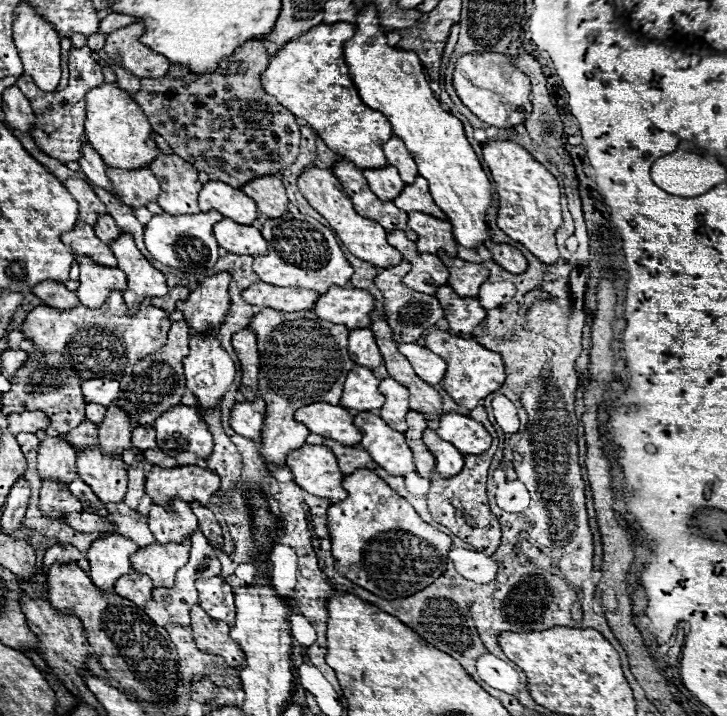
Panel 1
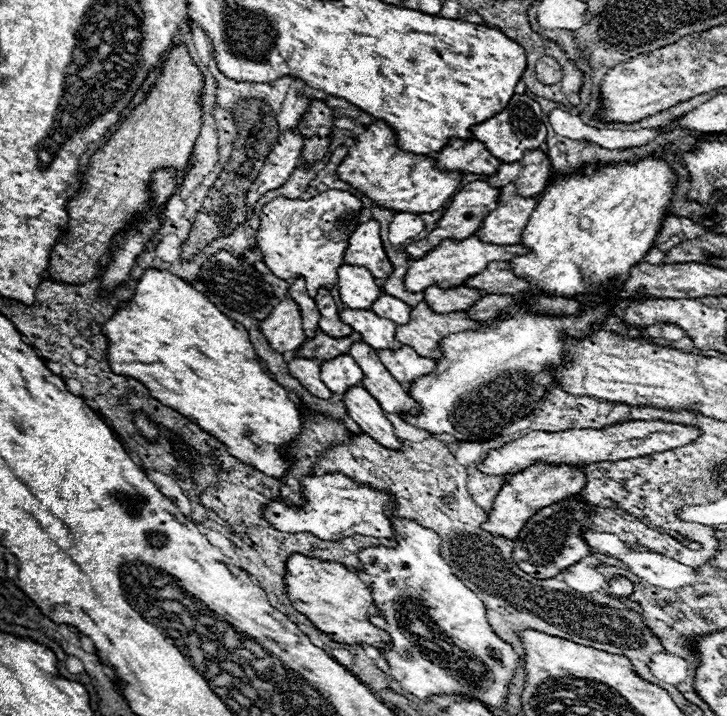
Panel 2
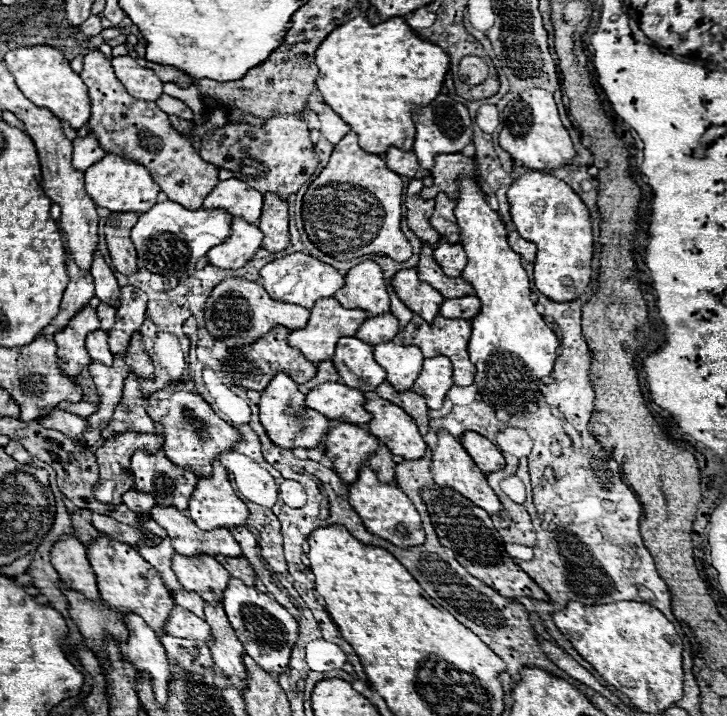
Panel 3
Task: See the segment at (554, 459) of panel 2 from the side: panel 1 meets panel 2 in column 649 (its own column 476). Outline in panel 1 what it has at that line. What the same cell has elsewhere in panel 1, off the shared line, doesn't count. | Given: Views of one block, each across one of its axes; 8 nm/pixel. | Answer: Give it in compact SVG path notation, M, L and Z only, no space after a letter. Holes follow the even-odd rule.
M458 412L442 414L436 432L446 442L452 442L462 454L482 454L492 442L492 436L480 422Z

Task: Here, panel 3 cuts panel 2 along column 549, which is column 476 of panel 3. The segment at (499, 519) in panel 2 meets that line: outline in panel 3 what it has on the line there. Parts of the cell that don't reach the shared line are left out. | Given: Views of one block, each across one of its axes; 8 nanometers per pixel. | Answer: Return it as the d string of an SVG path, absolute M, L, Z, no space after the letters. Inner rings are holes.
M446 430L438 432L438 446L434 448L434 456L432 456L432 464L430 464L430 472L434 476L434 482L438 486L448 486L452 490L456 490L458 494L464 494L464 498L468 498L470 502L474 502L476 506L480 506L482 510L486 510L490 516L492 514L500 514L502 506L500 500L496 498L494 490L488 486L486 476L480 472L480 468L472 462L472 458L468 456L468 452L462 448L462 444L448 434Z

